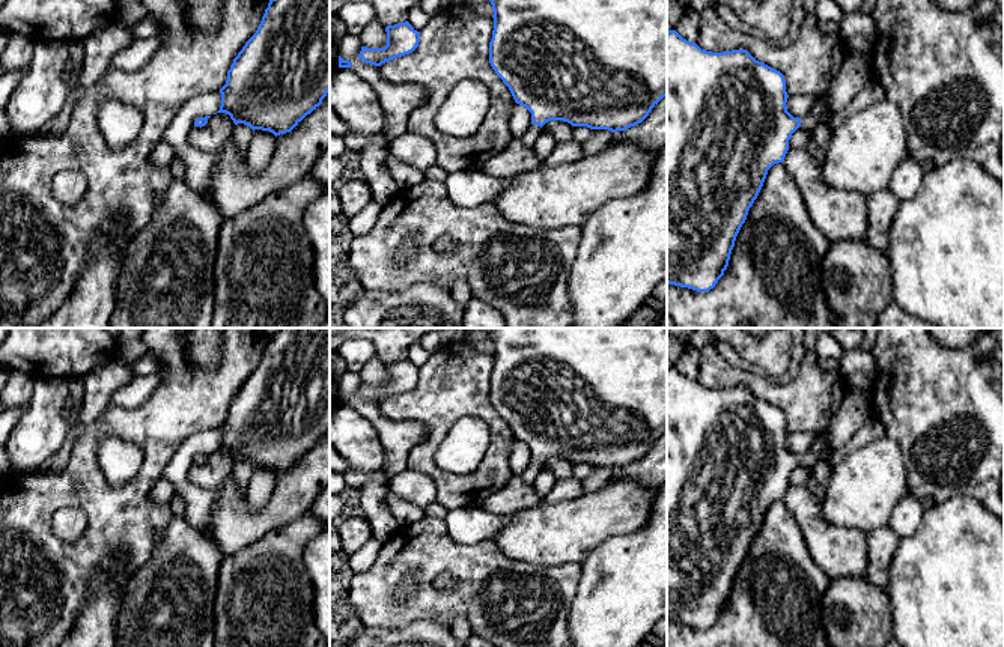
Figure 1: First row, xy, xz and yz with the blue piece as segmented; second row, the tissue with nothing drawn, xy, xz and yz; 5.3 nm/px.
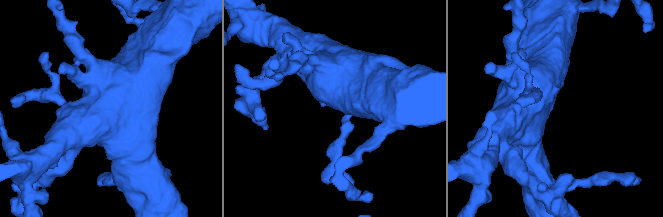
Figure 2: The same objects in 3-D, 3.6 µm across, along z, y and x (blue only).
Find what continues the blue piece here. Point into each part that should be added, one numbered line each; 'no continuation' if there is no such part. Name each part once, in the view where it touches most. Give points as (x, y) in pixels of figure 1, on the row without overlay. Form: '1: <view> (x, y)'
1: xz (530, 473)

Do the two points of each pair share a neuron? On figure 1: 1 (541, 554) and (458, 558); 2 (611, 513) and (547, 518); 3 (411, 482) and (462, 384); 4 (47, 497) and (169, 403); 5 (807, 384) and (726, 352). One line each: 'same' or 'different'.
1: different
2: same
3: different
4: same
5: different

